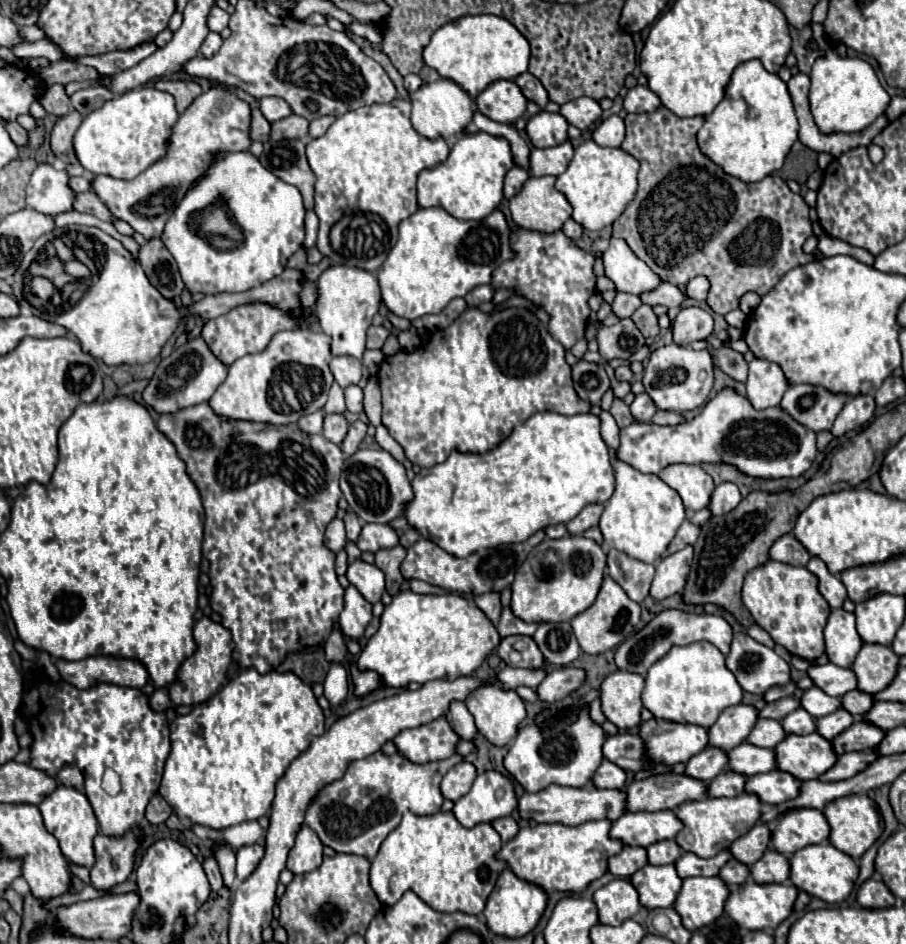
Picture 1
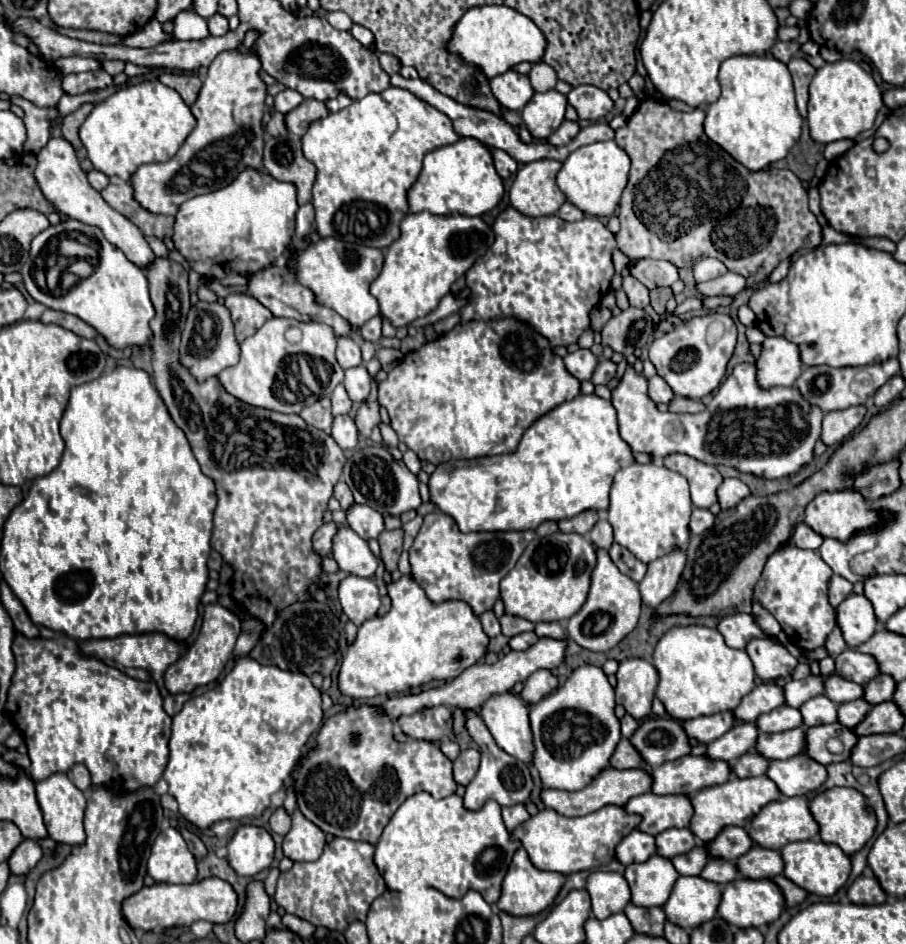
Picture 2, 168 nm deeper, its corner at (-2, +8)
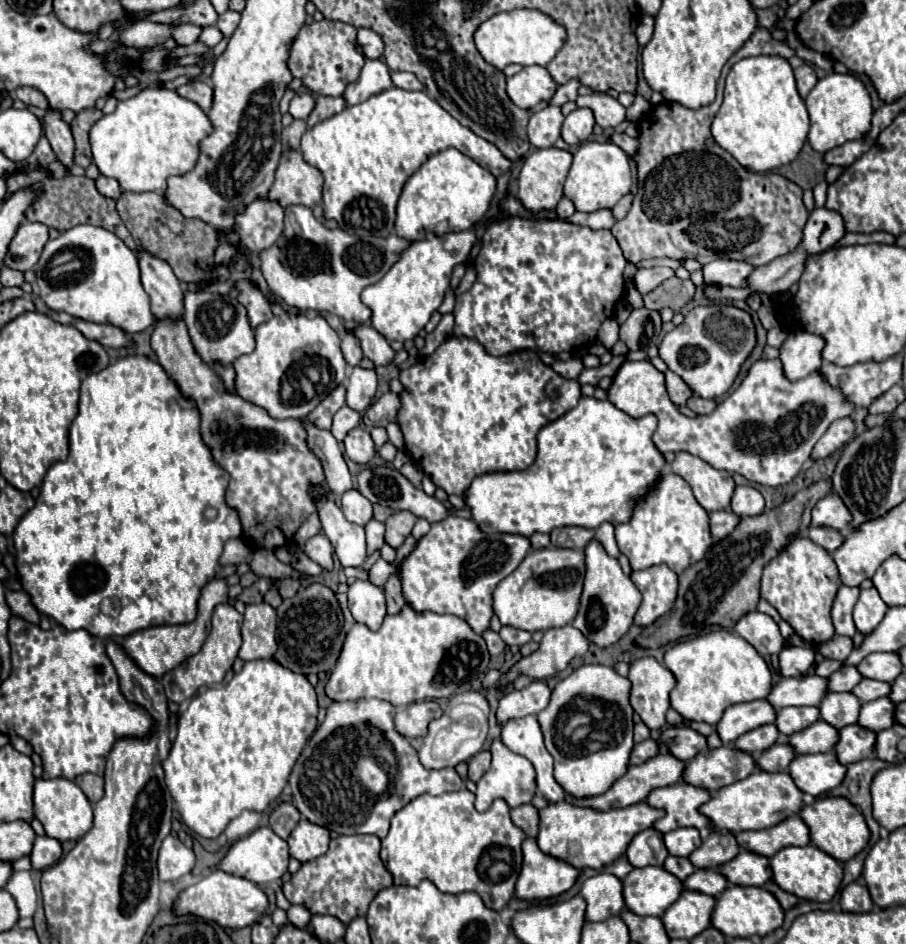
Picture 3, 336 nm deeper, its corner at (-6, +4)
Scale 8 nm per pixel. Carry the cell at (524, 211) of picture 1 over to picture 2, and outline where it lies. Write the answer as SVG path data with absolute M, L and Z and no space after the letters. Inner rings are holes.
M548 158L524 164L518 170L516 180L510 188L510 204L524 216L550 216L550 214L556 214L560 210L560 206L566 202L566 196L558 190L558 184L556 184L556 174L558 174L560 166L562 166L560 162L548 160Z

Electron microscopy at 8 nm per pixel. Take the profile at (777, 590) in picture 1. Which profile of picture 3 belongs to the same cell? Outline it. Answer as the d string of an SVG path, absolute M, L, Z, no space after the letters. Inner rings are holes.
M796 536L764 568L760 596L768 600L786 622L790 622L802 640L808 644L822 644L834 636L830 608L840 586L842 582L832 554L810 538Z

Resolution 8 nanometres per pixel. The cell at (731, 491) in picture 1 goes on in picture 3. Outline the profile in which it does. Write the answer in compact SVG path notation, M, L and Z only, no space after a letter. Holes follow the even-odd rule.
M738 486L732 498L732 510L734 514L746 518L746 516L758 516L762 514L764 508L764 498L762 494L752 488L752 486Z

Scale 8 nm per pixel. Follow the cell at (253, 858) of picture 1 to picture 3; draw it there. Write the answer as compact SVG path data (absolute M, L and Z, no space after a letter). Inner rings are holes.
M262 826L258 830L254 830L252 834L248 834L246 838L240 838L238 842L234 842L226 854L226 858L218 864L218 868L248 878L256 884L270 884L274 880L280 880L286 872L288 872L288 860L290 860L290 852L288 852L288 844L286 840L278 838L272 828Z

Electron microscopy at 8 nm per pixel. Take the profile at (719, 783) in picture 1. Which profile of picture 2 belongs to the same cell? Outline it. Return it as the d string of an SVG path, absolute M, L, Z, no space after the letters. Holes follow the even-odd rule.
M748 750L748 754L736 758L736 762L730 764L730 770L738 778L762 776L768 770L768 760L764 756L760 756L756 750Z

